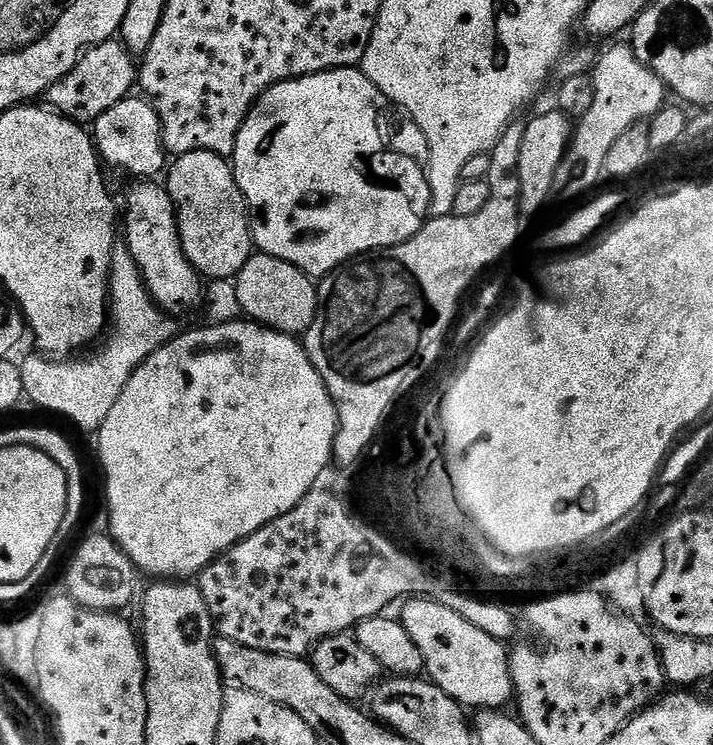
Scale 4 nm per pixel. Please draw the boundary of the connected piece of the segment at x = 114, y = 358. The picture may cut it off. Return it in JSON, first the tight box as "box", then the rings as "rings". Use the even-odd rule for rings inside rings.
{"box":[19,247,178,434],"rings":[[[117,247],[112,253],[108,294],[108,341],[106,336],[103,343],[95,349],[97,352],[93,356],[49,358],[44,354],[35,354],[36,356],[26,357],[24,364],[19,365],[24,396],[27,399],[32,399],[38,407],[45,408],[48,412],[57,412],[58,415],[73,420],[78,427],[85,428],[92,434],[99,433],[102,422],[106,422],[106,414],[110,414],[114,402],[118,402],[118,394],[122,394],[134,370],[138,370],[138,366],[142,366],[142,362],[146,362],[146,358],[150,358],[150,354],[157,352],[163,344],[170,343],[178,332],[177,321],[152,300],[140,267],[128,253],[127,247]],[[80,358],[81,360],[76,360]]]}

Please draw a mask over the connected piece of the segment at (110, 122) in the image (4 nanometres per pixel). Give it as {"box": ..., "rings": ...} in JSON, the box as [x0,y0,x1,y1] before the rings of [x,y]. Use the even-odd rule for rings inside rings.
{"box":[94,94,165,178],"rings":[[[130,94],[122,102],[118,102],[118,106],[110,106],[106,114],[94,121],[94,143],[101,161],[107,167],[109,164],[128,176],[136,176],[132,178],[156,178],[160,171],[160,175],[165,171],[162,126],[152,101],[147,98]]]}

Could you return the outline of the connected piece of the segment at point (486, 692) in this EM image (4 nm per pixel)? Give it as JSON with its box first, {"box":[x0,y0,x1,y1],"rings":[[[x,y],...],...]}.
{"box":[402,598,513,710],"rings":[[[412,598],[405,604],[408,605],[404,608],[402,623],[406,634],[410,634],[410,638],[414,638],[414,646],[418,646],[418,650],[422,650],[427,679],[437,684],[442,691],[450,694],[450,698],[454,698],[468,710],[500,710],[505,707],[503,704],[507,700],[509,703],[513,699],[512,675],[508,669],[509,649],[501,641],[490,638],[490,634],[486,634],[486,630],[478,630],[478,626],[466,622],[466,618],[462,618],[462,614],[450,610],[435,599]]]}

